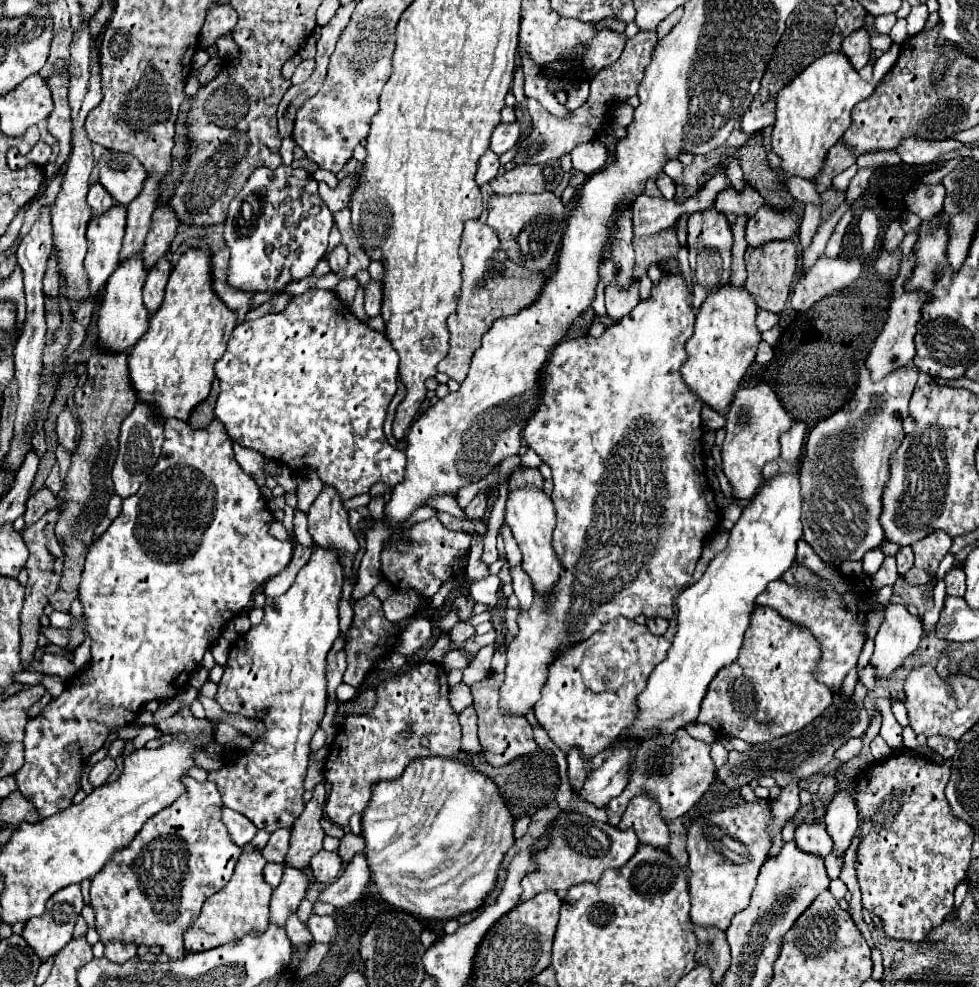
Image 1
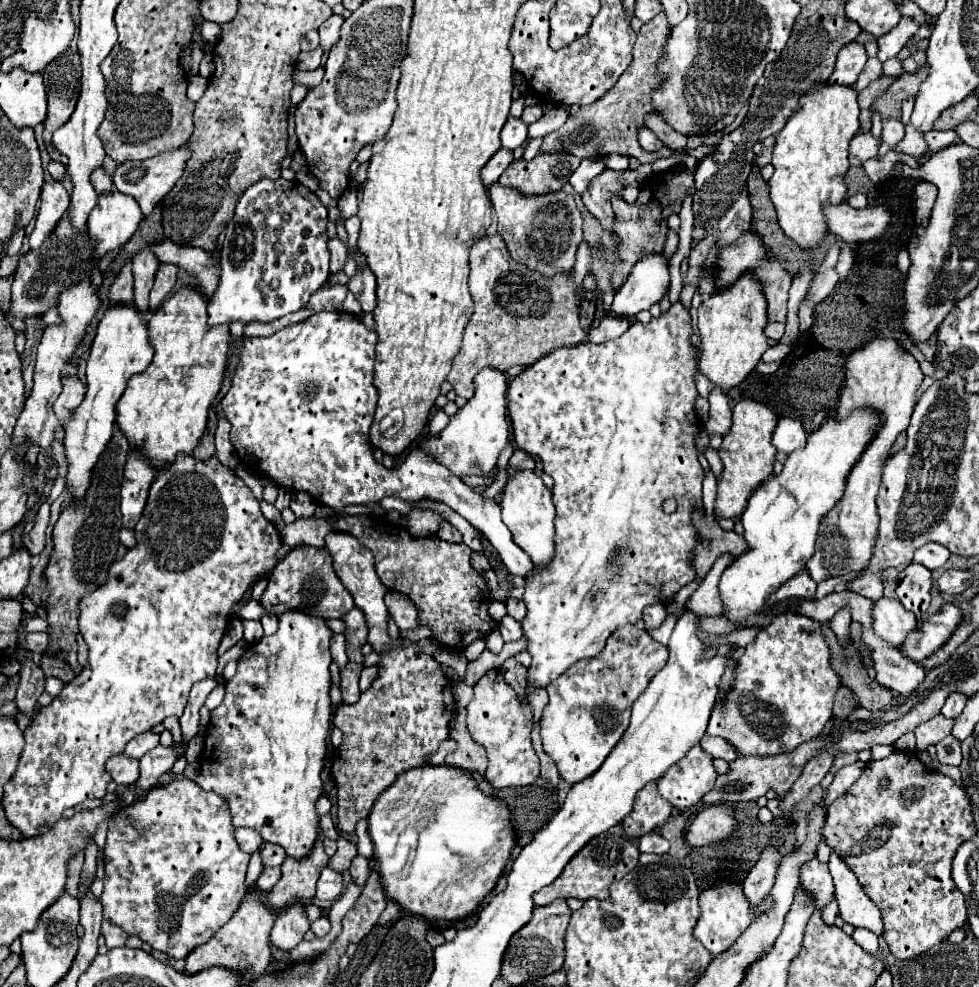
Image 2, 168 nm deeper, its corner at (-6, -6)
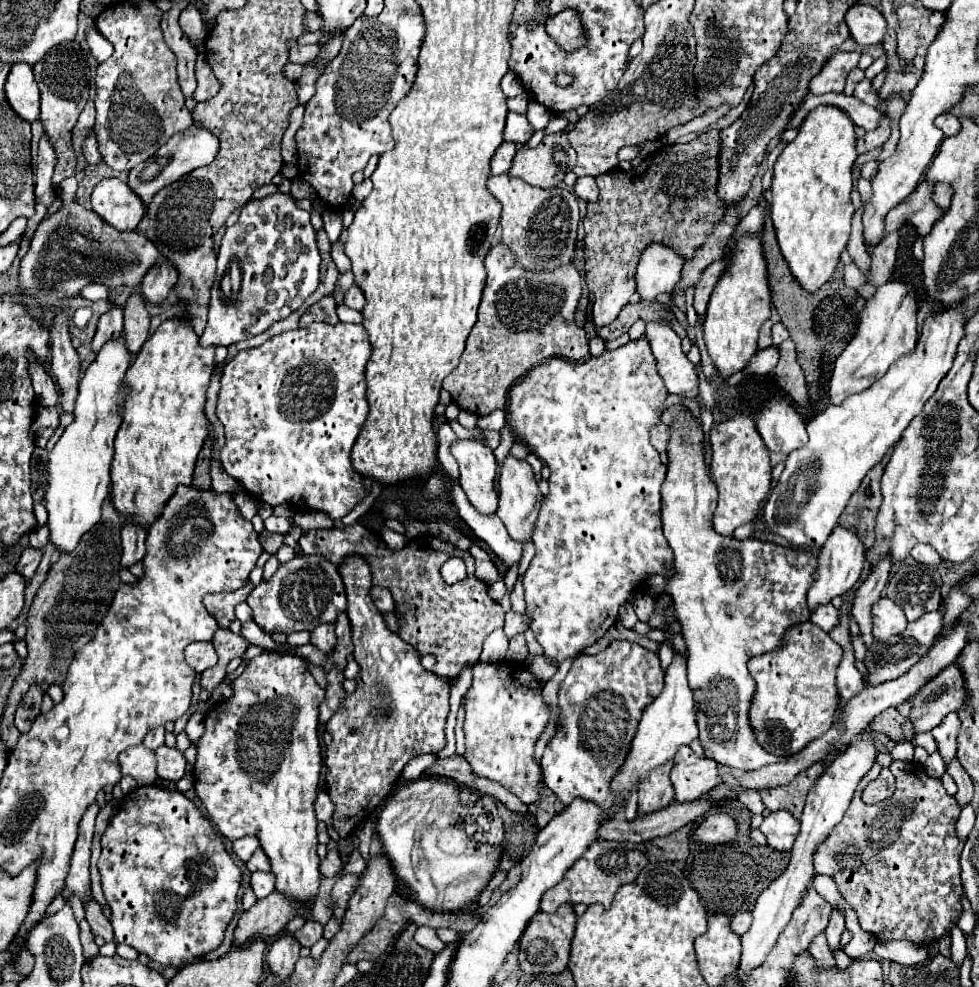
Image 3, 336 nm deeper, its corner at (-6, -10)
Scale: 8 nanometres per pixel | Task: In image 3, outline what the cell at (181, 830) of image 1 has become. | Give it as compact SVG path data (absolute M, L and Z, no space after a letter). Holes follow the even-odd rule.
M156 785L136 787L124 795L122 807L110 819L100 843L102 855L98 859L98 869L108 907L112 909L110 923L116 943L126 943L152 961L178 969L220 947L238 907L242 875L210 821L184 793Z

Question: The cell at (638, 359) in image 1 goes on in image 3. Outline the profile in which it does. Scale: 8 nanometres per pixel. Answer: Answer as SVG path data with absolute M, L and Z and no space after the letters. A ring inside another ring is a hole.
M646 337L638 341L630 341L624 347L618 347L616 351L604 351L600 357L590 357L582 361L566 361L566 359L548 359L534 367L520 383L516 383L510 391L508 407L506 407L506 419L510 427L514 429L516 437L534 453L538 455L550 469L550 493L542 499L538 519L532 531L532 543L536 547L536 555L524 575L524 595L526 595L526 615L532 619L530 629L534 631L538 643L544 649L544 657L556 663L562 663L566 657L574 657L582 653L586 647L596 643L616 621L618 621L618 607L628 601L628 597L642 587L652 575L666 575L664 561L672 563L670 557L670 545L662 533L662 519L660 519L660 487L666 477L666 465L662 465L658 451L648 445L648 431L654 423L660 423L658 409L662 407L664 399L668 397L668 391L656 371L656 361L650 351L650 345Z

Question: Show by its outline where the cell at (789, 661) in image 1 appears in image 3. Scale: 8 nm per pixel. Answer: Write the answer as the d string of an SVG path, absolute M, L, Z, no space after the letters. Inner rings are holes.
M800 623L786 633L786 643L774 653L752 657L750 675L756 681L756 697L750 707L750 723L764 749L778 757L802 751L810 741L822 737L834 721L840 697L836 669L842 661L842 647L814 623Z

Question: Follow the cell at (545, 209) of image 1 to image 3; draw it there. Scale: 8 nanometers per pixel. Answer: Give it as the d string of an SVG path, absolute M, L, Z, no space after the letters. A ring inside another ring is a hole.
M506 173L488 177L488 189L502 203L502 243L510 247L514 259L524 269L552 271L572 261L578 227L578 201L572 191L560 187L534 187Z

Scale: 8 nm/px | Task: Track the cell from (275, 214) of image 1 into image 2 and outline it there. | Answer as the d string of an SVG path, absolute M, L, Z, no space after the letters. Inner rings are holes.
M260 179L250 185L236 205L234 219L226 225L226 239L220 249L222 275L214 297L208 303L210 325L232 323L232 321L274 321L282 315L298 311L314 291L318 291L330 271L328 271L328 211L308 187L298 181L286 179ZM234 251L242 251L242 259L234 259Z

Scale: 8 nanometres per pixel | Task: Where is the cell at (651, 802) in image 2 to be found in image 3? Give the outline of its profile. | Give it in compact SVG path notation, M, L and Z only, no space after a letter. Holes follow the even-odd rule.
M672 763L660 765L650 771L650 775L638 785L638 813L652 813L664 809L674 801L674 789L670 783Z

